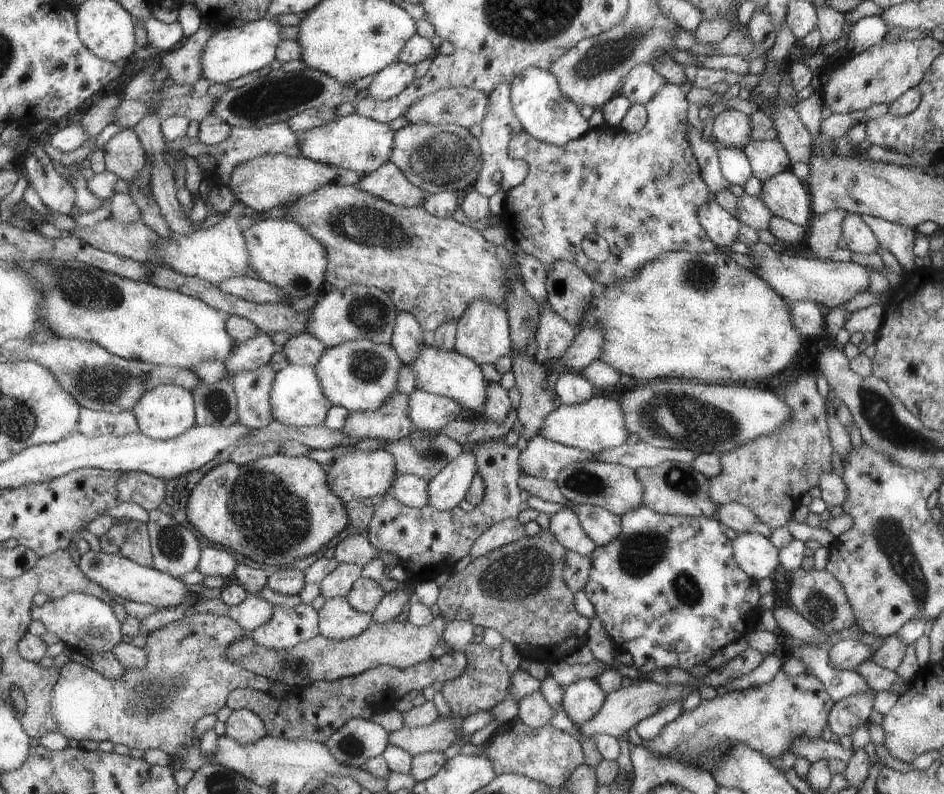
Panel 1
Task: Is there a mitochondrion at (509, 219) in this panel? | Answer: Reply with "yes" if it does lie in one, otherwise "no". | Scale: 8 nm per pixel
no

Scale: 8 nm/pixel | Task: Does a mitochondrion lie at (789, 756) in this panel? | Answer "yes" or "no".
no

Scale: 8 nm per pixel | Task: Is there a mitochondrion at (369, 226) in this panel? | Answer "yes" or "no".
yes

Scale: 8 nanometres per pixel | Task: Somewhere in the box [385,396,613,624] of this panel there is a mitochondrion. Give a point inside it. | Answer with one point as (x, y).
(522, 572)

